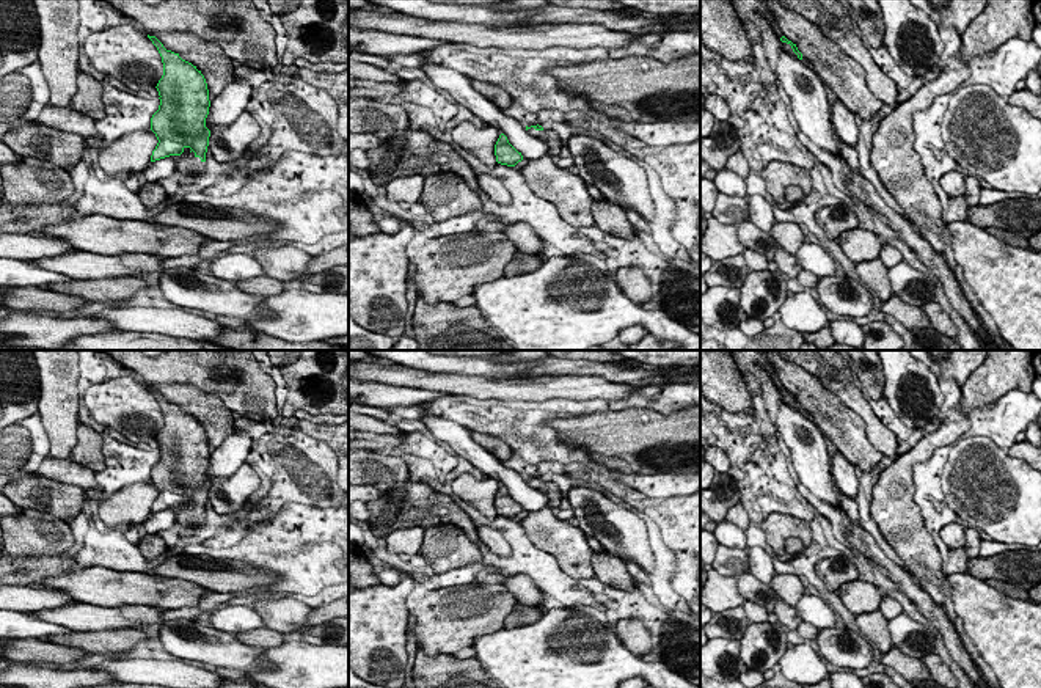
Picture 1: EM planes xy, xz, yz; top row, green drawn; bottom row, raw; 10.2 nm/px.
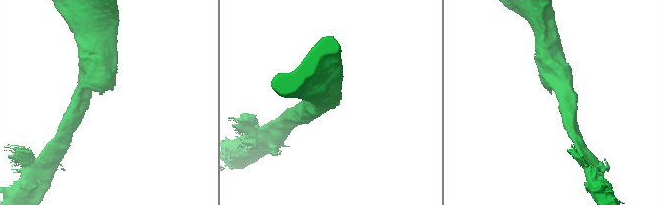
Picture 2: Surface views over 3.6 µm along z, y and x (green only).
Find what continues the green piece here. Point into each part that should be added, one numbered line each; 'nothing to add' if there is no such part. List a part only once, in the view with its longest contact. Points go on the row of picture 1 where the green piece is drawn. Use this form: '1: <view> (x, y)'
1: xy (187, 164)

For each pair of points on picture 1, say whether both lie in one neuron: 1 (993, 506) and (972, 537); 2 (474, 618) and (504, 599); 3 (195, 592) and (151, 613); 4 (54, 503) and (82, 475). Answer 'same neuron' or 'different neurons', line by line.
1: different neurons
2: same neuron
3: different neurons
4: different neurons

